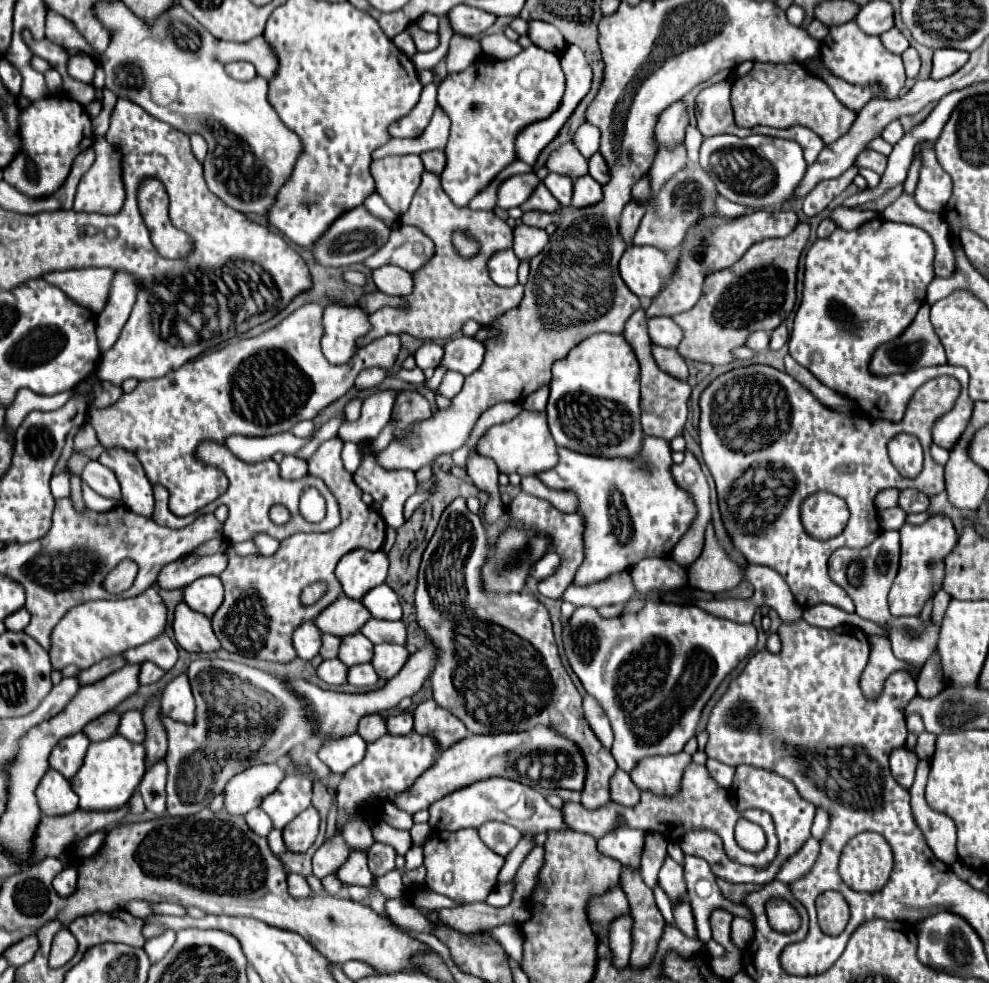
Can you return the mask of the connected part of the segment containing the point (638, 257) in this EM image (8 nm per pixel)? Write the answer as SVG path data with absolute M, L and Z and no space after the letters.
M628 245L620 259L620 275L628 289L638 297L656 297L672 273L678 259L670 259L656 247Z

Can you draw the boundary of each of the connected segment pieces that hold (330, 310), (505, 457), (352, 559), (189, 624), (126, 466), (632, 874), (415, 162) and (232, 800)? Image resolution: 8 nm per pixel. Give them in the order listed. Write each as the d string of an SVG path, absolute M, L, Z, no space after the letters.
M332 303L324 309L324 357L334 365L348 363L357 350L356 341L371 329L366 311L360 307L344 307Z
M522 409L520 415L516 415L512 421L490 427L478 441L478 453L492 459L498 465L500 473L518 473L520 477L538 475L558 463L558 445L550 435L544 411Z
M354 549L340 559L336 575L344 587L344 595L362 599L370 589L386 581L388 557L384 551Z
M186 603L176 607L174 615L174 633L180 647L194 653L212 653L220 651L222 645L212 631L212 623L206 615L192 611Z
M112 447L112 449L104 449L98 461L116 473L122 487L124 505L144 517L152 517L154 511L152 485L136 455L126 449Z
M622 867L620 887L628 897L632 909L632 953L630 965L644 967L658 945L658 939L664 931L664 917L660 915L652 889L644 885L640 873L630 867Z
M396 155L372 163L376 191L396 215L404 215L408 211L422 173L424 165L420 155Z
M276 763L254 765L248 767L248 771L238 773L224 789L228 813L246 815L250 809L260 807L262 799L274 793L284 777L284 769L280 769Z

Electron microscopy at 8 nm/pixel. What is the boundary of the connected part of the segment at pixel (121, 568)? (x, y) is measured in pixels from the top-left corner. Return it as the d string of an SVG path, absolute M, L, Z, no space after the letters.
M122 561L104 581L104 587L110 591L110 593L122 593L126 591L128 587L132 587L134 579L136 579L136 563L132 561Z

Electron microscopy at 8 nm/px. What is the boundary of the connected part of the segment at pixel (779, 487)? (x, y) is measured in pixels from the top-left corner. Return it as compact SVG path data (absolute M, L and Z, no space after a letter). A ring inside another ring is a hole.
M752 365L732 369L710 383L710 387L700 395L700 447L704 461L716 481L718 503L722 511L724 525L740 549L746 561L774 567L788 583L796 603L800 607L828 603L840 606L847 613L855 612L852 599L840 589L828 575L826 563L834 549L838 547L866 547L878 536L880 526L874 497L880 489L918 489L926 495L936 495L944 491L944 467L938 465L930 455L932 445L932 425L946 415L960 395L960 381L954 377L934 377L916 390L904 419L899 423L888 421L868 421L864 417L850 419L826 409L806 387L796 383L788 373L782 373L768 365ZM752 375L764 377L762 391L766 393L764 409L776 409L772 419L782 419L778 409L784 409L786 421L774 423L782 427L780 439L768 445L758 445L760 449L748 451L744 455L726 443L724 435L720 437L714 425L714 407L716 393L730 387L736 381L748 381ZM898 433L916 435L924 447L924 469L918 477L902 477L896 467L890 463L887 444ZM818 491L828 491L842 497L850 509L850 519L844 531L832 539L820 541L806 533L800 521L802 501Z

